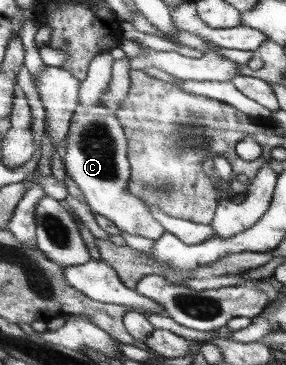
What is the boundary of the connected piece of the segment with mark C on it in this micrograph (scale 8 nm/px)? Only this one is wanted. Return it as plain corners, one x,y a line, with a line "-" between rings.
76,104
70,119
66,142
64,168
86,198
93,213
108,218
123,232
138,234
156,240
166,231
164,226
150,213
149,206
127,190
131,176
127,159
128,140
115,113
102,104
83,107

